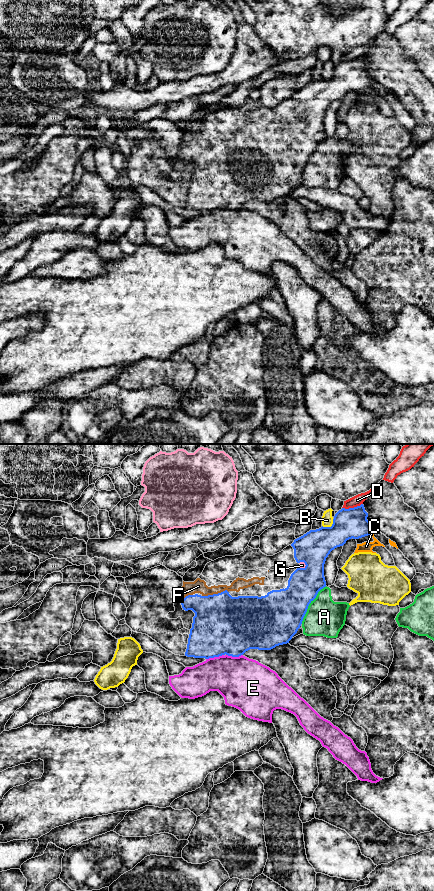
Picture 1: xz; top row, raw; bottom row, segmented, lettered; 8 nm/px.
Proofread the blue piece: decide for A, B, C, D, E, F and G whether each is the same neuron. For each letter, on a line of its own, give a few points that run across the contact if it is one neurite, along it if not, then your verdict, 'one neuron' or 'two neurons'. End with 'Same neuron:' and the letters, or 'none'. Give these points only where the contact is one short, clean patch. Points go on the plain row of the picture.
A: two neurons
B: two neurons
C: two neurons
D: two neurons
E: two neurons
F: one neuron
G: line xz (300, 113), (304, 115), (304, 120); two neurons
Same neuron: F

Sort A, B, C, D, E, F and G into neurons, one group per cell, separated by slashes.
A / B / C / D / E / F / G

